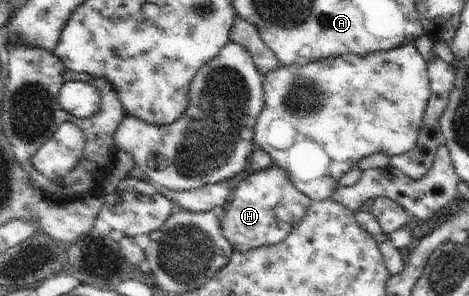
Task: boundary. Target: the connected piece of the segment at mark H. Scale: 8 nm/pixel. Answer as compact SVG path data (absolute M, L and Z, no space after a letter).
M275 164L269 169L263 169L253 173L253 175L244 174L241 176L235 182L233 194L229 200L230 202L225 206L227 214L222 221L222 233L223 237L231 243L233 250L239 252L270 247L275 243L280 243L293 231L293 227L297 227L301 223L301 217L305 215L305 211L311 205L310 198L306 197L305 193L298 191L289 181L289 175L285 173L285 169L281 169Z

